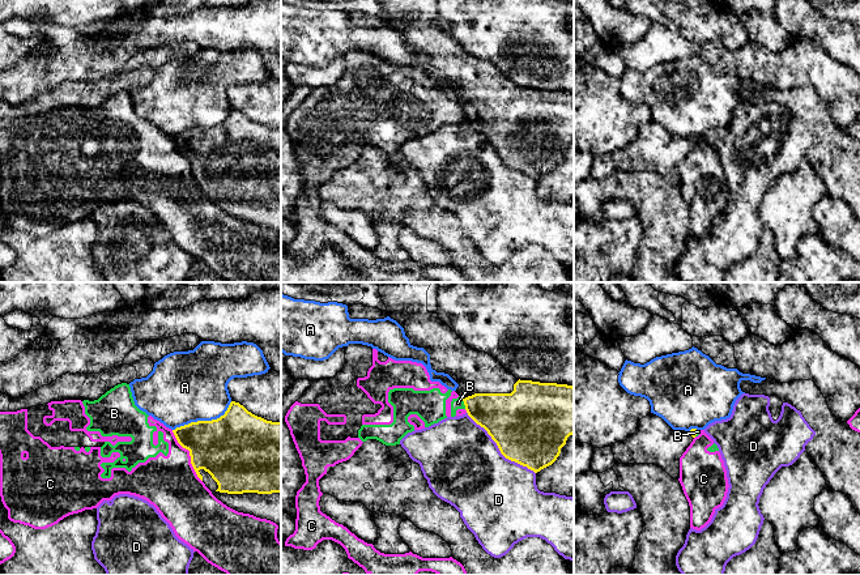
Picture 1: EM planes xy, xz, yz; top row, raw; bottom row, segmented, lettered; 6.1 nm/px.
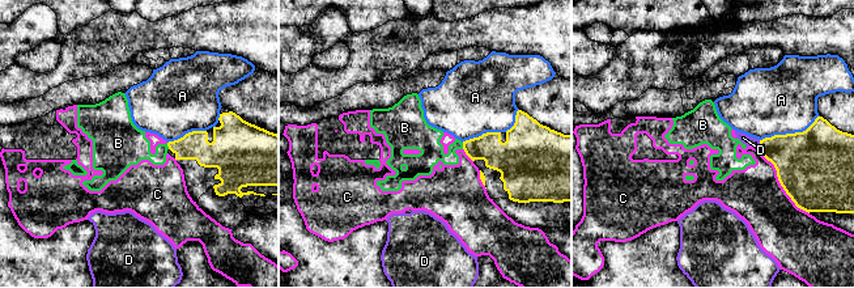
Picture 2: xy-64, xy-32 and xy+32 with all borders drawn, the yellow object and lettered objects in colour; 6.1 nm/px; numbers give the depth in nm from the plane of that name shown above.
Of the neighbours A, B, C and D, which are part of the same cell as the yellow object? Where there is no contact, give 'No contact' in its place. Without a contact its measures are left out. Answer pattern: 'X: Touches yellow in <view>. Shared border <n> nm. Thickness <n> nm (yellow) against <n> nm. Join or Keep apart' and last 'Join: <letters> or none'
A: Touches yellow in xy. Shared border 400 nm. Thickness 420 nm (yellow) against 440 nm. Keep apart
B: Touches yellow in xz. Shared border 70 nm. Thickness 280 nm (yellow) against 70 nm. Keep apart
C: Touches yellow in xy. Shared border 380 nm. Thickness 400 nm (yellow) against 340 nm. Keep apart
D: Touches yellow in xz. Shared border 550 nm. Thickness 460 nm (yellow) against 480 nm. Keep apart
Join: none

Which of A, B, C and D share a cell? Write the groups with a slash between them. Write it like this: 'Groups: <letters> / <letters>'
Groups: A / B C / D

